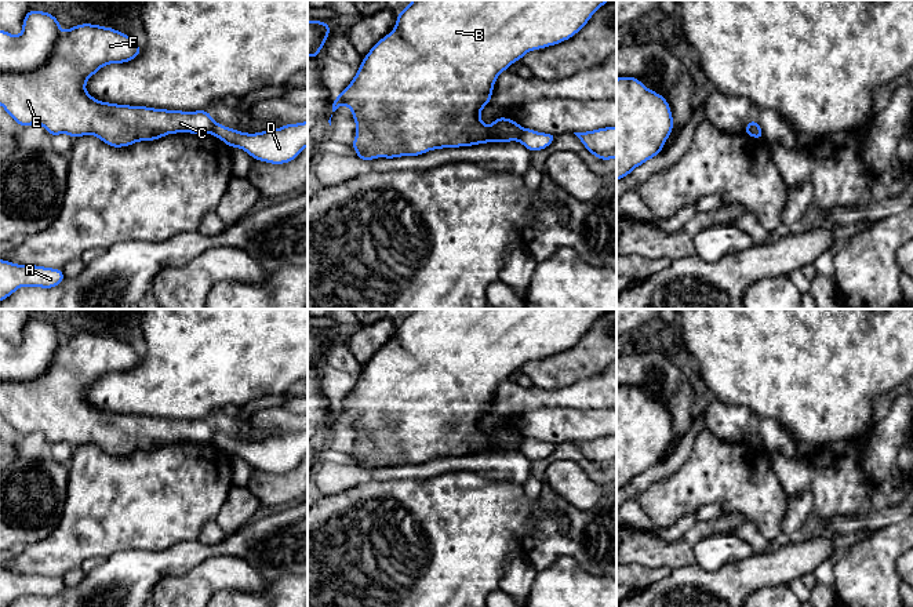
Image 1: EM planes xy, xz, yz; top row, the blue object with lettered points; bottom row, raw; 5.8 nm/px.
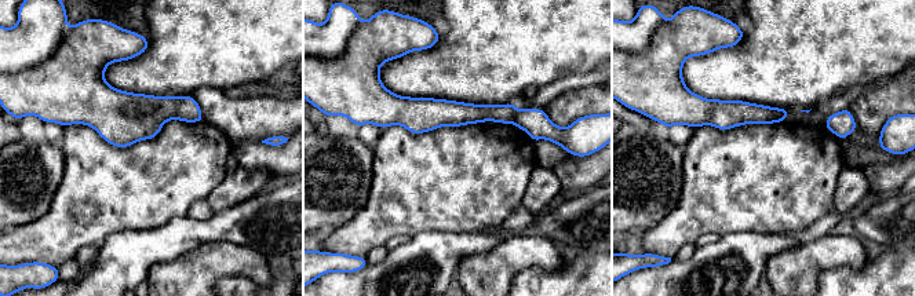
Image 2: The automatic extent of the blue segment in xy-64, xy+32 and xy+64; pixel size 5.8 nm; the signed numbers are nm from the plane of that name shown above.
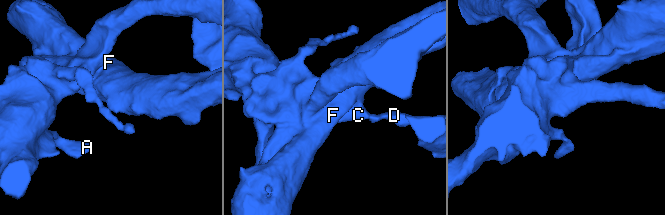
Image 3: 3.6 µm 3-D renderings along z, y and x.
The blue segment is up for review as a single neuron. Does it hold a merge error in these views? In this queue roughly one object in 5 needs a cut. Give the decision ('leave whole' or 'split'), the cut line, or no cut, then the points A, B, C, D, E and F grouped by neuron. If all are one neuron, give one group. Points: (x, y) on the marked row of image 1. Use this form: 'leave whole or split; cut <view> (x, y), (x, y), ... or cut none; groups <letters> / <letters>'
split; cut xy (64, 32), (43, 65), (28, 72), (0, 73); groups A D / B C E F

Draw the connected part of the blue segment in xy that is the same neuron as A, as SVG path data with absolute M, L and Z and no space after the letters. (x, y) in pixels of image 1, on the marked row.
M0 259L0 301L14 294L19 287L54 288L65 280L62 269L18 265Z

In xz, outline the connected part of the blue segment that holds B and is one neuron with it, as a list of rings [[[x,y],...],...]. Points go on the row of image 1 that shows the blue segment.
[[[412,0],[397,14],[393,30],[382,37],[363,58],[350,84],[335,97],[332,112],[341,105],[346,105],[352,110],[356,123],[356,137],[350,145],[357,152],[356,157],[365,161],[378,157],[394,159],[403,156],[421,156],[429,150],[444,148],[519,141],[524,130],[519,123],[509,117],[496,117],[491,126],[485,126],[480,119],[481,110],[492,98],[495,80],[503,70],[508,70],[512,63],[521,59],[527,52],[570,40],[589,22],[592,15],[608,1],[611,0]]]

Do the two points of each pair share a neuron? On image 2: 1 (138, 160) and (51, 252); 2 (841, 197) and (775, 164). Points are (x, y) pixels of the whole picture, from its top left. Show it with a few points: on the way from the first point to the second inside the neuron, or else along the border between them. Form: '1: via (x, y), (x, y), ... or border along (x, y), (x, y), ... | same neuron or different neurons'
1: via (115, 183), (69, 229) | same neuron
2: border along (844, 167), (837, 182), (834, 209) | different neurons

